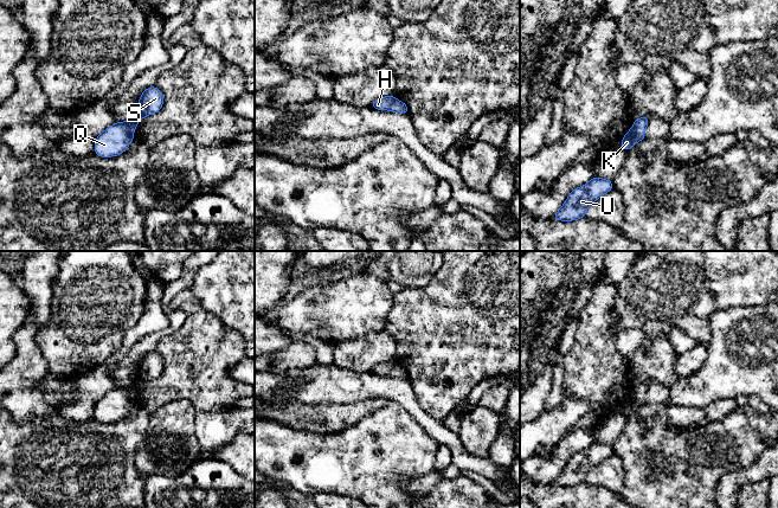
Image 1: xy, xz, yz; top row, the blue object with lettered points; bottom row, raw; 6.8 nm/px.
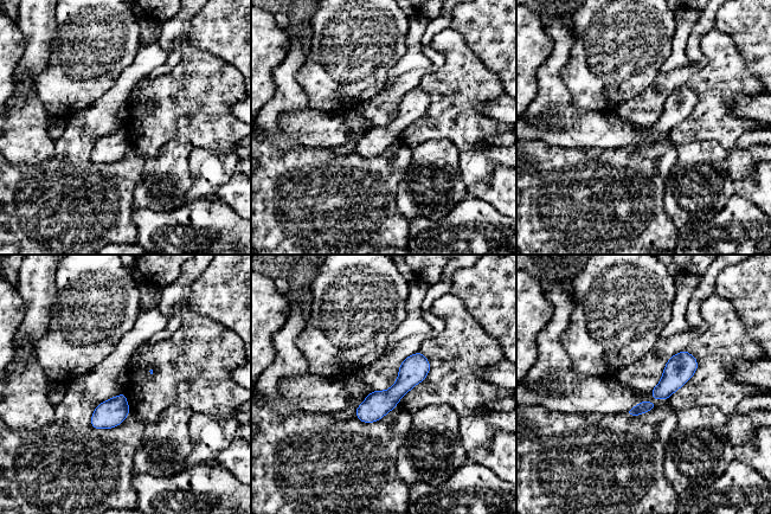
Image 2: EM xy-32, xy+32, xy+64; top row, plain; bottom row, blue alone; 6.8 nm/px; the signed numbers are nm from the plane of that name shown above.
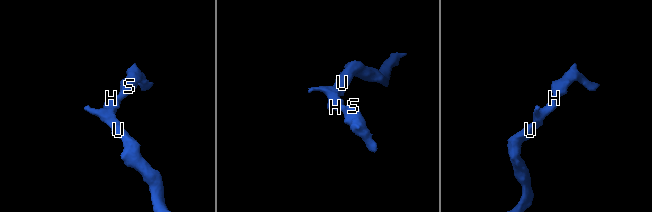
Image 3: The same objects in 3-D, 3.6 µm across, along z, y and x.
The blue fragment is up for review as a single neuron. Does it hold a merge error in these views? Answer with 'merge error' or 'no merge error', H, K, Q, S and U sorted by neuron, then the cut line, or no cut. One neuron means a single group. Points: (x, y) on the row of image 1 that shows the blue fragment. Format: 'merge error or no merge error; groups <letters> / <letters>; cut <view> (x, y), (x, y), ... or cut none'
no merge error; groups H K Q S U; cut none

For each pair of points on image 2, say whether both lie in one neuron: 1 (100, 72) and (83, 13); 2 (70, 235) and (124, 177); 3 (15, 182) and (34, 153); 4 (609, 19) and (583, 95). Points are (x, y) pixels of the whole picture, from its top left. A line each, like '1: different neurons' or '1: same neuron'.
1: same neuron
2: same neuron
3: different neurons
4: same neuron

